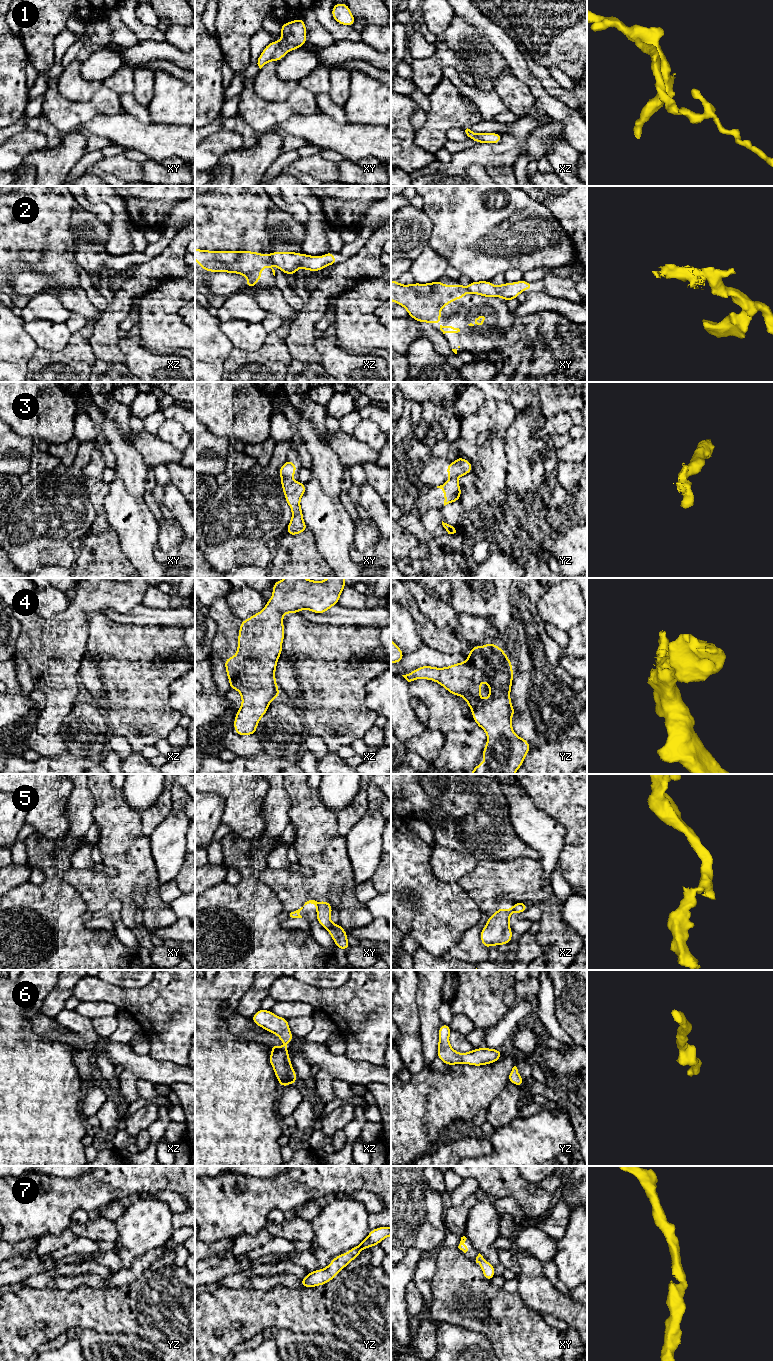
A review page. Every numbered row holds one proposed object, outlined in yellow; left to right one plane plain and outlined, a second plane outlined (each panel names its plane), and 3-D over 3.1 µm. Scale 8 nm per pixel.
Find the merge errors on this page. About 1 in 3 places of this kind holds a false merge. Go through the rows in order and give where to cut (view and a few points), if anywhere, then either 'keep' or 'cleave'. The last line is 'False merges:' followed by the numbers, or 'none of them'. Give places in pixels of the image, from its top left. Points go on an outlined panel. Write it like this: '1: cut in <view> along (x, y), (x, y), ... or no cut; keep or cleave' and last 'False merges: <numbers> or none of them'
1: no cut; keep
2: cut in xy along (466, 287), (473, 293); cleave
3: cut in xy along (282, 477), (290, 479); cleave
4: no cut; keep
5: cut in xz along (513, 905), (514, 911); cleave
6: no cut; keep
7: no cut; keep
False merges: 2, 3, 5

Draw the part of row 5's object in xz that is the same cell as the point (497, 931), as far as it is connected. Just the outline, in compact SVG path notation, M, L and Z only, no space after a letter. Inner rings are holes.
M514 905L506 910L499 906L495 914L488 916L487 924L480 933L480 939L486 949L491 945L499 946L511 942L512 929L509 925L509 919L513 912Z

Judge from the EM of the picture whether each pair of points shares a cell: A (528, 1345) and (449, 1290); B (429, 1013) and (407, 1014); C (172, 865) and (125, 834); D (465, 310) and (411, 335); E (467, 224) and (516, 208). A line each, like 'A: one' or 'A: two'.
A: one
B: two
C: two
D: one
E: one

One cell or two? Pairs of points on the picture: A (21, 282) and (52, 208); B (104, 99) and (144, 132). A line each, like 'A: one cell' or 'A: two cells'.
A: one cell
B: two cells

